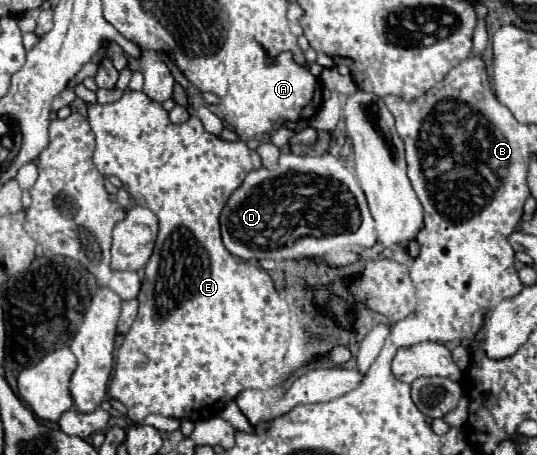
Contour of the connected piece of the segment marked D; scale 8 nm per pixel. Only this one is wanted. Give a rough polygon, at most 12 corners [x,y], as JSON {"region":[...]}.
{"region":[[281,153],[221,211],[245,261],[377,243],[355,173]]}

